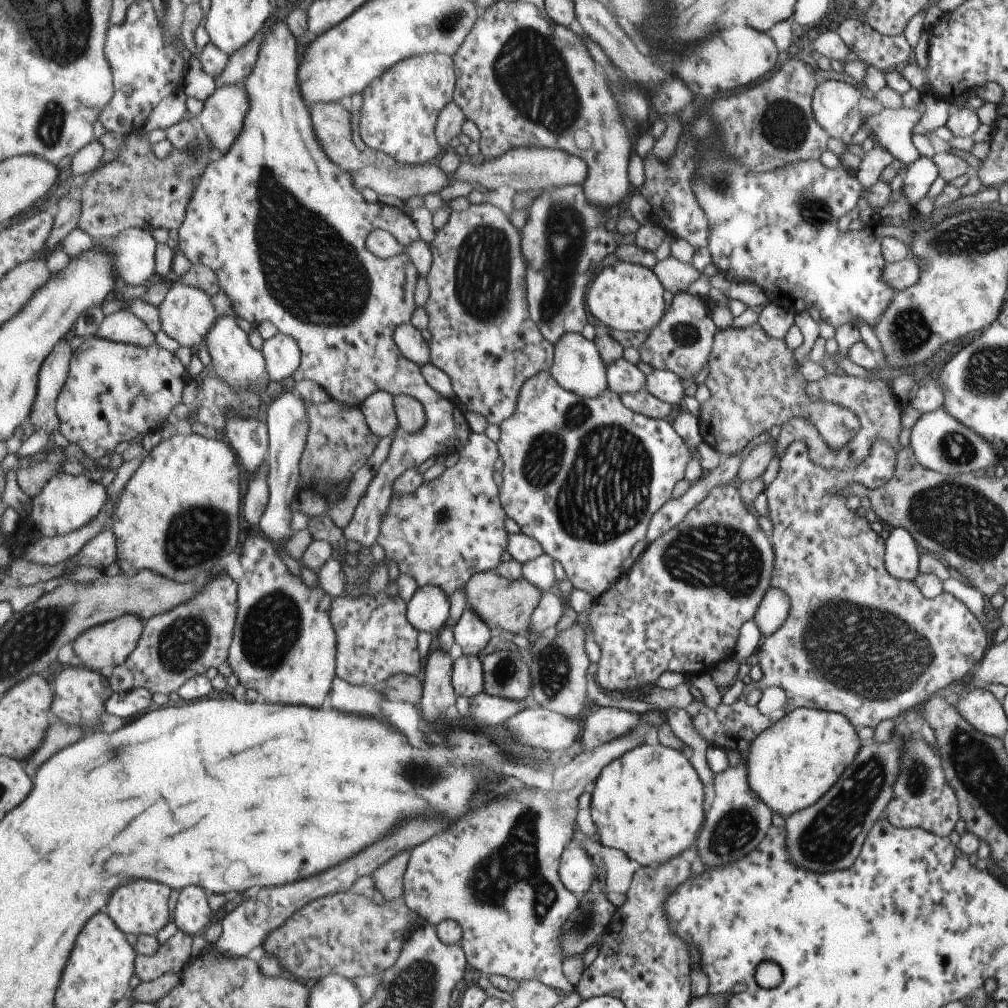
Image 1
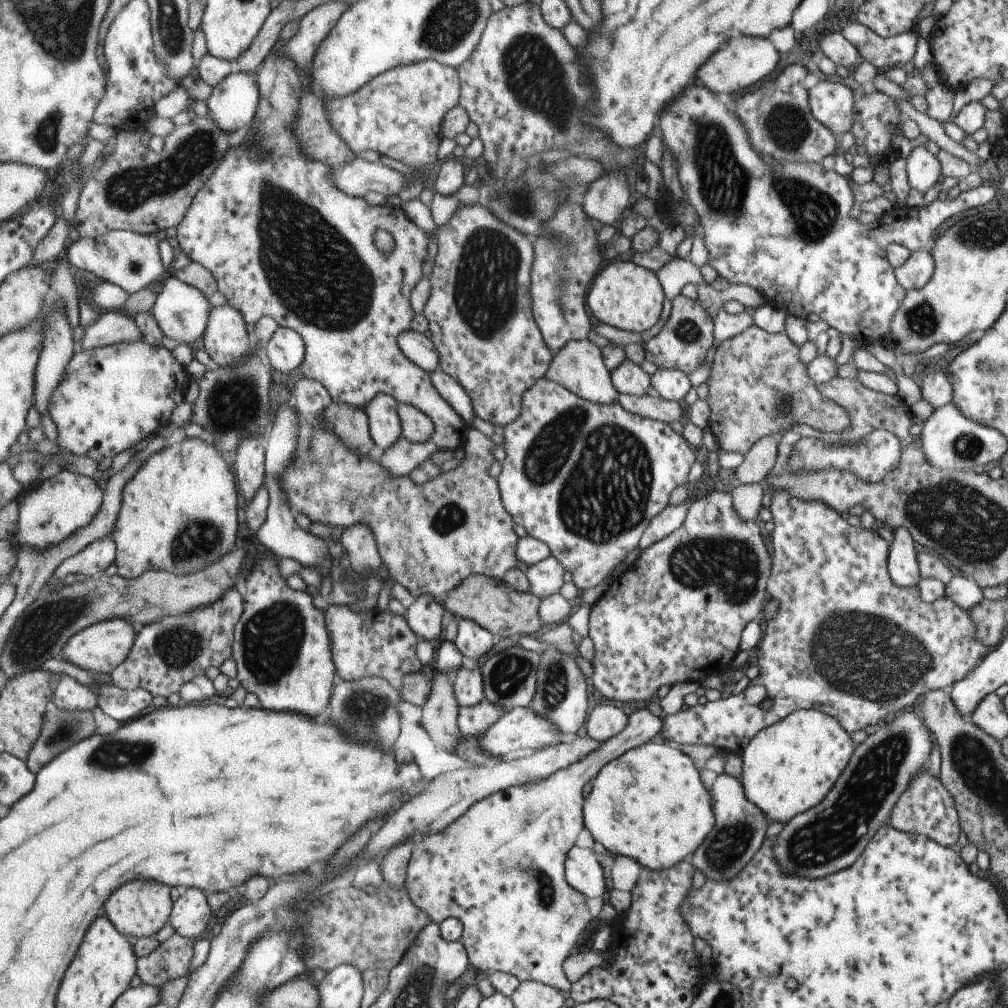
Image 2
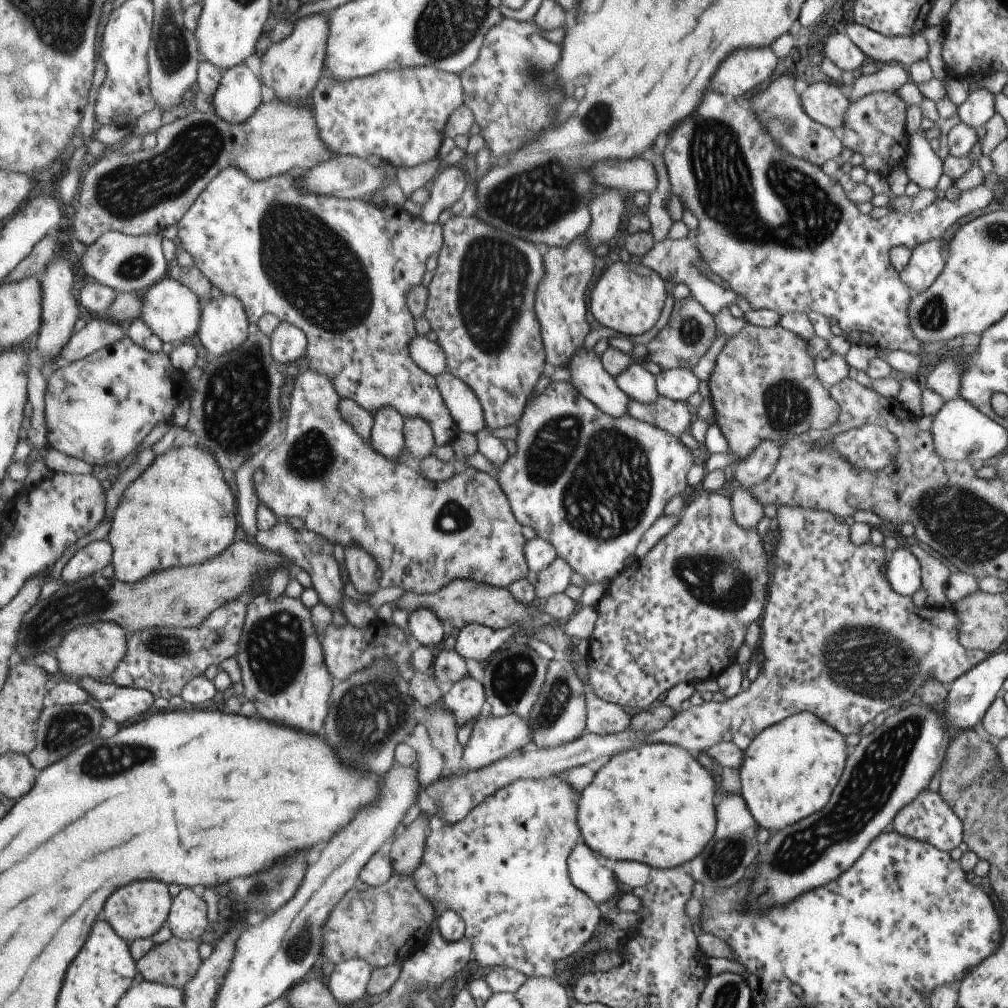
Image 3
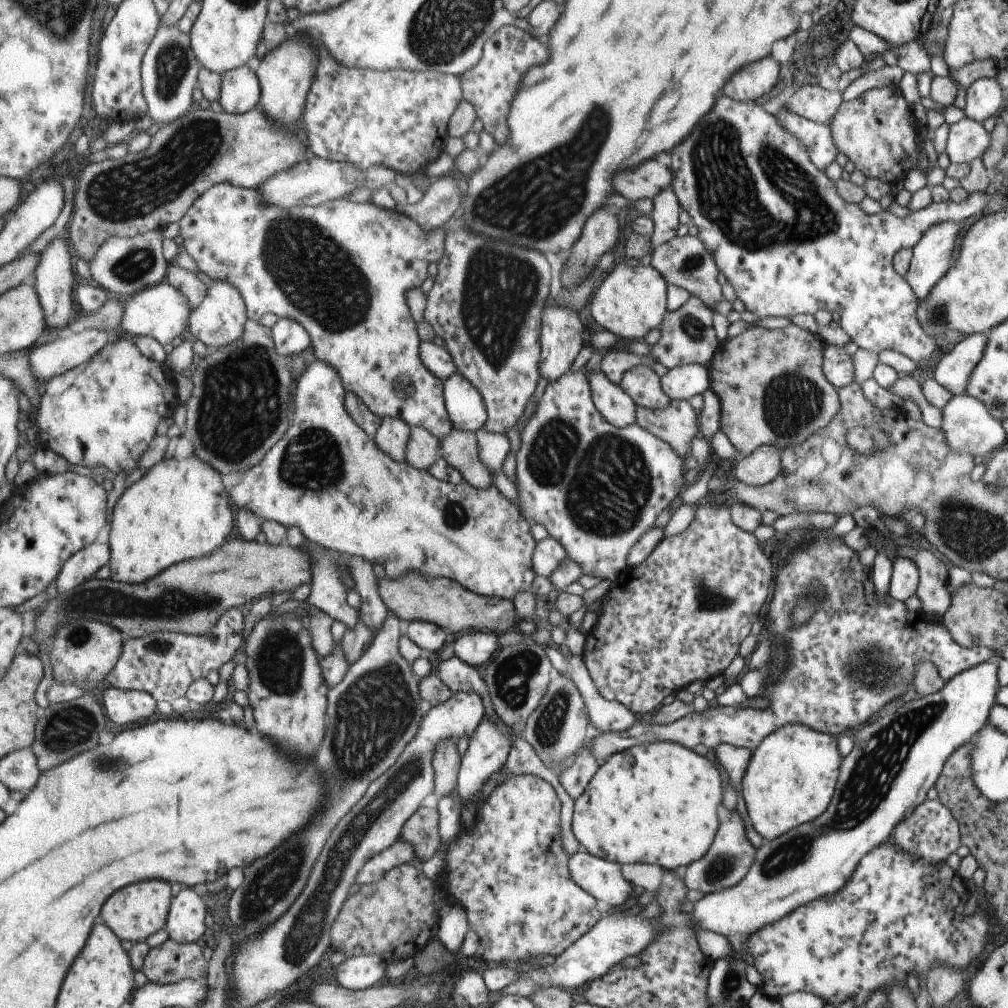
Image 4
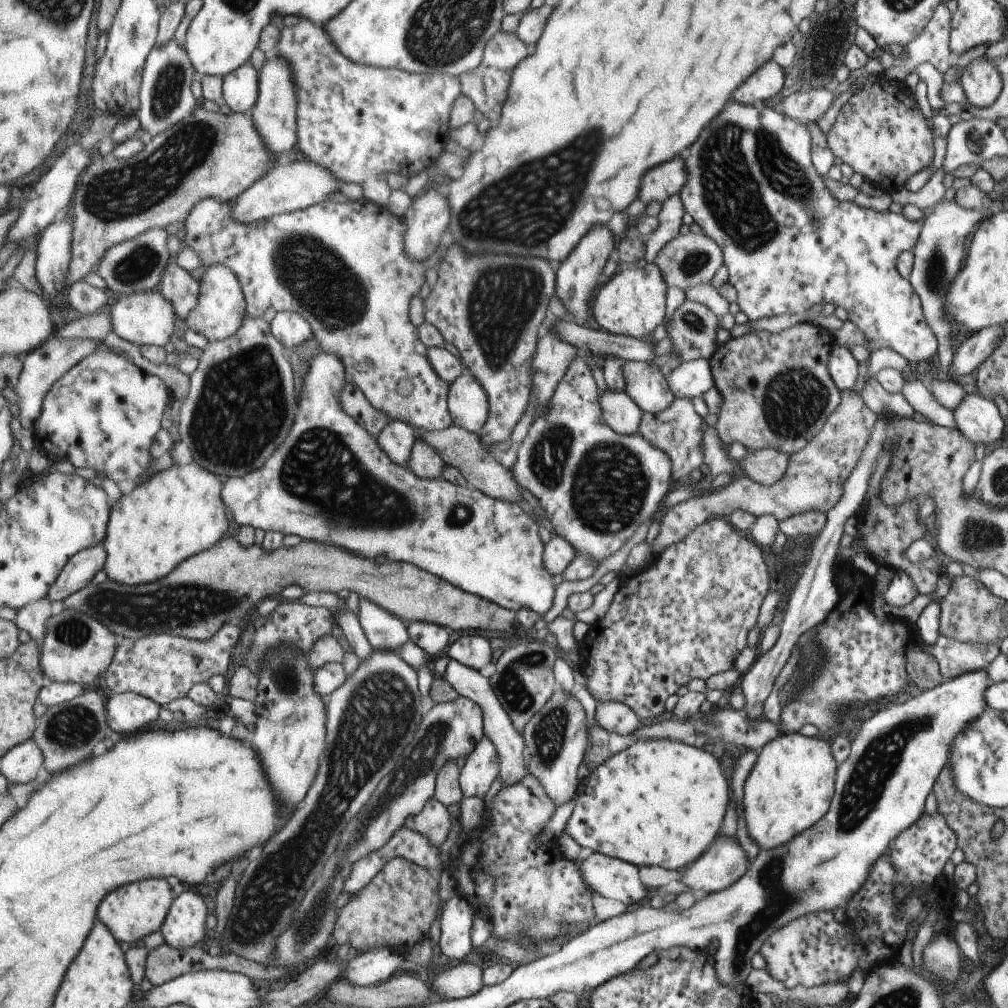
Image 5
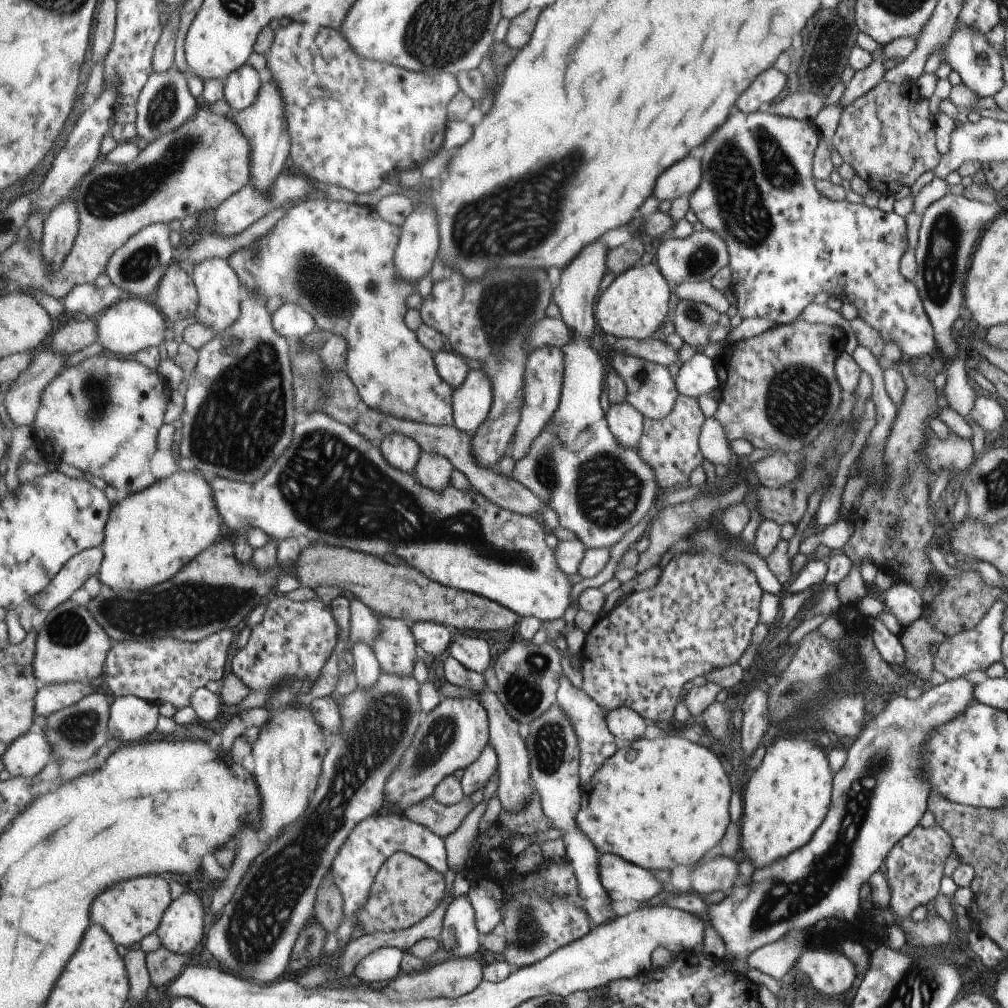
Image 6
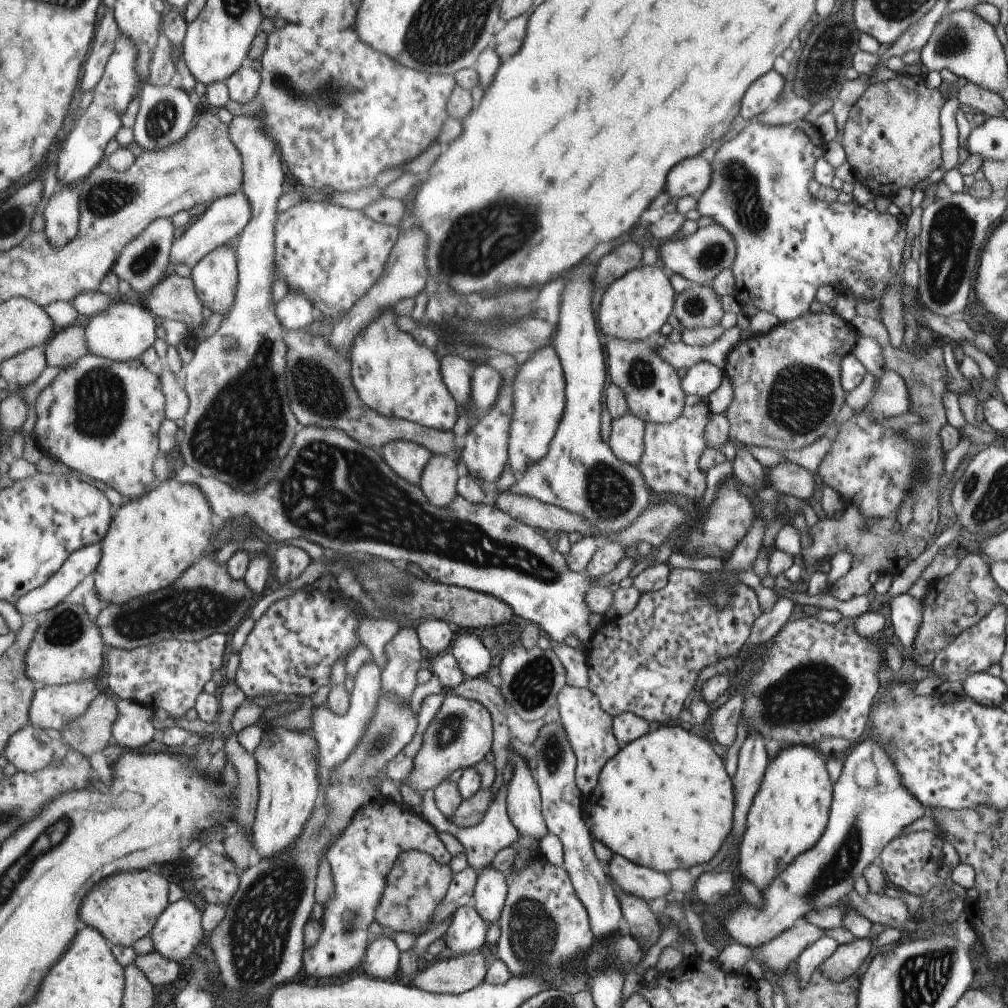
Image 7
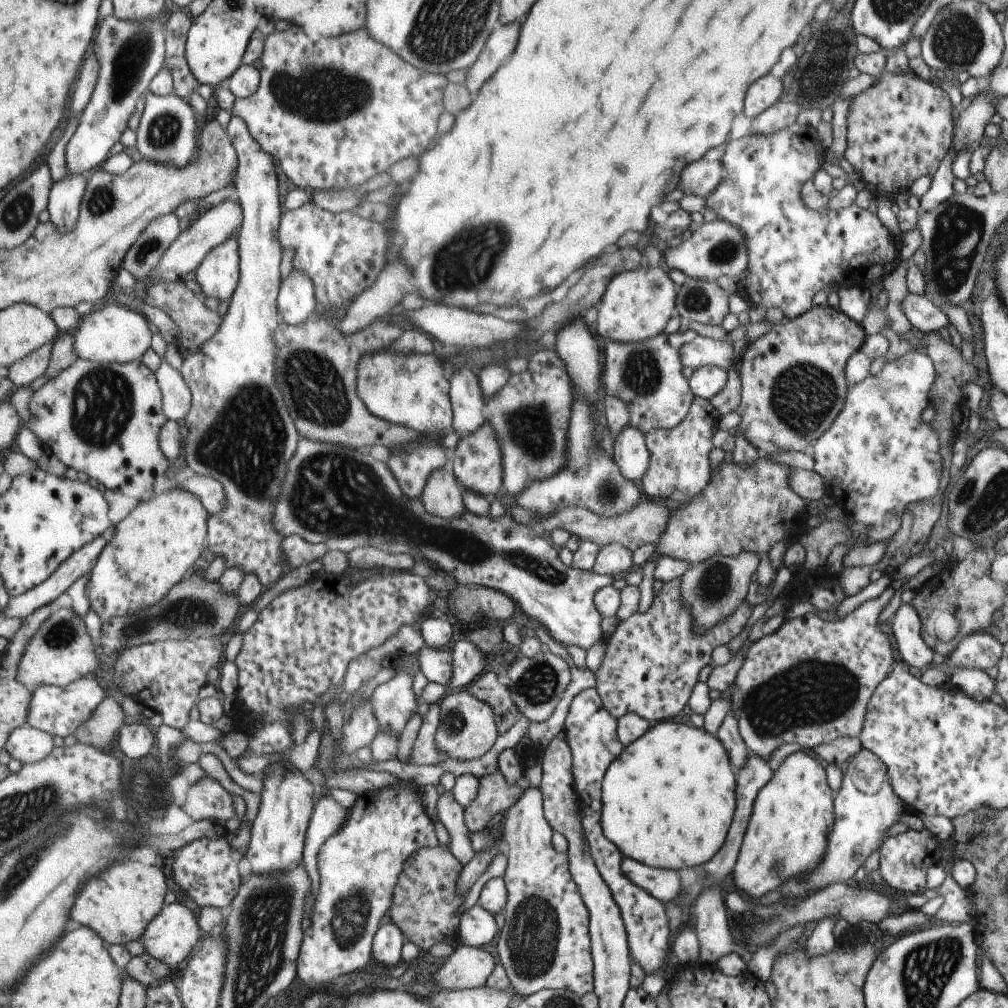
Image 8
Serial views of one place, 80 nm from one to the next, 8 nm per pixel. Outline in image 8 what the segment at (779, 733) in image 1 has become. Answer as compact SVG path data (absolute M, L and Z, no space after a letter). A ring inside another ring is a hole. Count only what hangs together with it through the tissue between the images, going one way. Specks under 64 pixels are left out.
M793 752L781 762L769 782L756 795L731 872L734 886L746 893L747 901L750 898L761 898L761 902L771 903L783 882L805 876L819 864L834 818L833 792L827 787L824 768L822 761L807 756L805 752Z

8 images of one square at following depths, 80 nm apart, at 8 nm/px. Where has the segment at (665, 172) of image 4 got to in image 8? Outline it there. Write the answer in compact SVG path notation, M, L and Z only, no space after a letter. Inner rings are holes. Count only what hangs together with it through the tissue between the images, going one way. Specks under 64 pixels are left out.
M703 158L691 164L685 164L679 172L677 186L685 196L707 198L723 178L723 166L720 161L705 162Z

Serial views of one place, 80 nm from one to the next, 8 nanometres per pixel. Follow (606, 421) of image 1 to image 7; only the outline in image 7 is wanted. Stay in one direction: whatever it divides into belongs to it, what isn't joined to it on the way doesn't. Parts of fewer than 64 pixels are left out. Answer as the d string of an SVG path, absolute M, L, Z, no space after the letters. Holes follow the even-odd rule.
M585 262L567 272L567 280L563 280L555 338L550 346L558 354L565 370L565 410L547 456L541 458L539 464L533 464L527 476L518 478L517 484L510 489L515 494L579 514L581 518L585 516L587 524L595 530L615 534L627 528L653 498L638 468L615 458L607 442L599 436L599 412L601 394L604 394L606 386L606 369L591 316L593 272L595 262Z

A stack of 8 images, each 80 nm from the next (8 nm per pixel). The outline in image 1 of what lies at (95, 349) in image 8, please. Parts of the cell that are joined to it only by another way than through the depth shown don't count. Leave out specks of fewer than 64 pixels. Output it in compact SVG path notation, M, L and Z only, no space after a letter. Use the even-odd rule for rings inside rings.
M182 282L174 283L170 287L168 295L159 308L162 330L178 341L180 345L192 349L196 349L200 344L205 343L209 331L215 326L220 317L217 310L215 310L213 300L203 289L191 287Z

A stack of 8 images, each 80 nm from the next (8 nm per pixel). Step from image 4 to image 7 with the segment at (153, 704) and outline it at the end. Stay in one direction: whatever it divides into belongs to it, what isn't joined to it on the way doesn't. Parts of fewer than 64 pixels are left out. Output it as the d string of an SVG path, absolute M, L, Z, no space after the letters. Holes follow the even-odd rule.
M120 699L118 704L119 718L113 726L114 742L129 752L137 752L158 738L160 733L153 726L153 720L156 720L155 709L133 699Z

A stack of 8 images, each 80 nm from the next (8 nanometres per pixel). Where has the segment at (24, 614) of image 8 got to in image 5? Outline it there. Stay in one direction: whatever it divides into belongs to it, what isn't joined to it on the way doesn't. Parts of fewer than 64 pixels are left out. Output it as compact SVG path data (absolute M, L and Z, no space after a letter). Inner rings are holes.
M105 544L94 546L78 552L73 559L67 563L55 584L50 588L48 596L53 603L62 605L67 603L69 597L78 590L85 588L99 570L104 570L108 559Z

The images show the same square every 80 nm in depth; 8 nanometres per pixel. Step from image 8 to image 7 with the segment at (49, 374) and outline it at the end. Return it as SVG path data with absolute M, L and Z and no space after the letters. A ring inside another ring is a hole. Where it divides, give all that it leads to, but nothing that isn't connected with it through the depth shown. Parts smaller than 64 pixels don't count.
M73 324L65 330L57 331L45 349L49 367L67 368L89 353L85 328Z

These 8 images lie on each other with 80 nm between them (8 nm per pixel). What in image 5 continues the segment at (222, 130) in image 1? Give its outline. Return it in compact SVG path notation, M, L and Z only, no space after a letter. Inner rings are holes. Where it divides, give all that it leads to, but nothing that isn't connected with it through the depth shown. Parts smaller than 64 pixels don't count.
M249 63L224 76L224 102L235 113L251 112L260 93L260 72Z

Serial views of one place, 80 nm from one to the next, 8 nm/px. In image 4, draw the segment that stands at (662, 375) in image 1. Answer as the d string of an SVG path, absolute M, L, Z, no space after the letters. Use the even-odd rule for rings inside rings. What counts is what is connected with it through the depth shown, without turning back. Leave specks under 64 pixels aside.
M701 364L671 368L659 379L659 384L670 400L689 400L710 390L707 367Z

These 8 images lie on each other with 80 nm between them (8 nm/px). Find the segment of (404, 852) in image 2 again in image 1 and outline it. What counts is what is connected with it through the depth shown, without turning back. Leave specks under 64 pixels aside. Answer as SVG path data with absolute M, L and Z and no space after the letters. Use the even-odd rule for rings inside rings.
M401 853L387 864L380 866L373 874L376 890L388 902L401 901L404 893L404 876L410 862L410 853Z

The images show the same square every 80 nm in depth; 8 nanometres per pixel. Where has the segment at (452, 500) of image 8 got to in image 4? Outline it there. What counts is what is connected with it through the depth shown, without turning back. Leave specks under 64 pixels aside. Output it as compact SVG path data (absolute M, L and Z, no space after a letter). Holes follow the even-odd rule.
M423 426L411 427L406 463L414 468L431 472L431 466L435 466L440 456L440 441Z

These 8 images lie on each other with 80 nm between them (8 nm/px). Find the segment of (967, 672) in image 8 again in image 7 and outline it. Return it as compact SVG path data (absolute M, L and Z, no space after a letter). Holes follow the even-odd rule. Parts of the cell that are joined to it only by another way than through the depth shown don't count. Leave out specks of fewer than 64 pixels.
M986 671L966 674L960 678L961 690L964 695L976 704L997 706L1007 698L1007 688L1001 682L999 675L990 676Z

